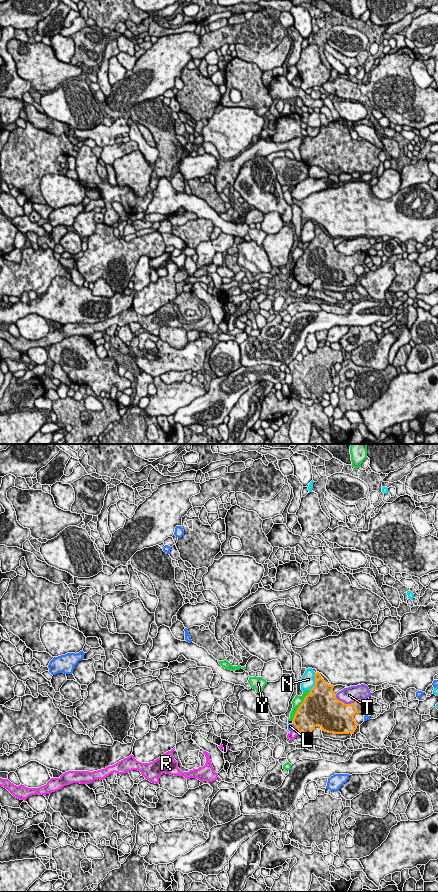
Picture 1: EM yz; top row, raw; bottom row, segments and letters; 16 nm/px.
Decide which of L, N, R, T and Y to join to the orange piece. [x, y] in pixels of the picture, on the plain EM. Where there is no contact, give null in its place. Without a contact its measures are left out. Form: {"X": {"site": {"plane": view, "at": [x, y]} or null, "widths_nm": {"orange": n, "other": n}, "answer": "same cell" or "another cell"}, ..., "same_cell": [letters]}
{"L": {"site": {"plane": "yz", "at": [294, 277]}, "widths_nm": {"orange": 400, "other": 90}, "answer": "another cell"}, "N": {"site": {"plane": "yz", "at": [315, 234]}, "widths_nm": {"orange": 400, "other": 220}, "answer": "another cell"}, "R": {"site": {"plane": "yz", "at": [297, 281]}, "widths_nm": {"orange": 400, "other": 130}, "answer": "another cell"}, "T": {"site": {"plane": "yz", "at": [349, 256]}, "widths_nm": {"orange": 460, "other": 260}, "answer": "another cell"}, "Y": {"site": {"plane": "yz", "at": [300, 257]}, "widths_nm": {"orange": 480, "other": 160}, "answer": "another cell"}, "same_cell": []}

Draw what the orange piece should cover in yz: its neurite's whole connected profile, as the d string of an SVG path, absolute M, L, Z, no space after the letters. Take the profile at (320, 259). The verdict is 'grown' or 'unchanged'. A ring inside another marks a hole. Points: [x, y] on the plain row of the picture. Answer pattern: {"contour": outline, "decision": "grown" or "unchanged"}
{"contour": "M319 224L315 225L315 237L293 270L293 276L299 284L309 287L319 278L328 285L354 286L358 278L354 267L364 264L366 253L358 251L354 255L345 256L336 250L333 240Z", "decision": "unchanged"}

